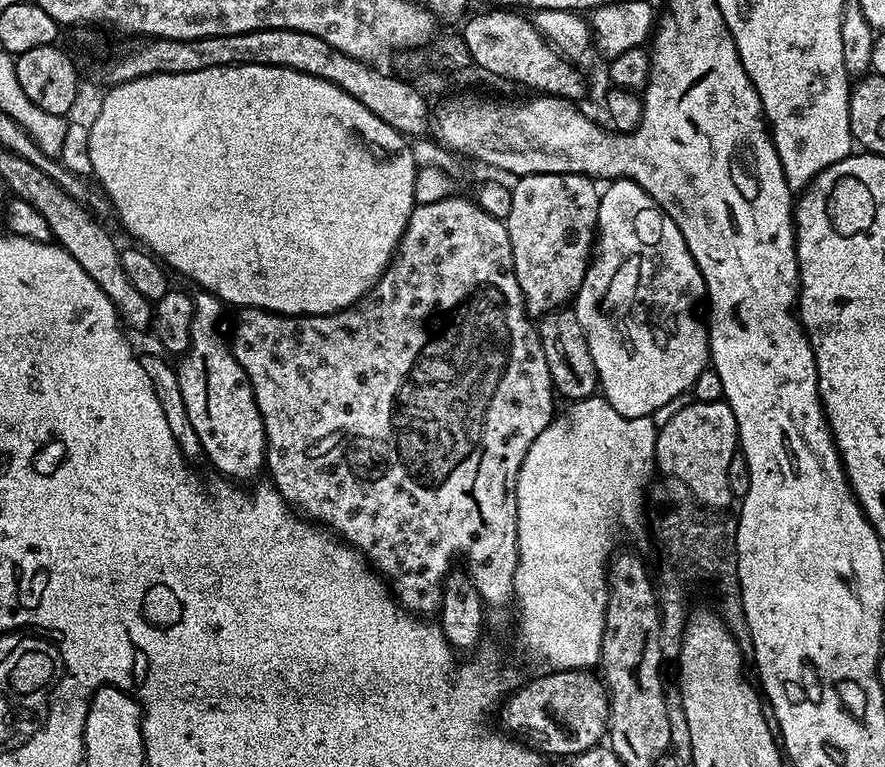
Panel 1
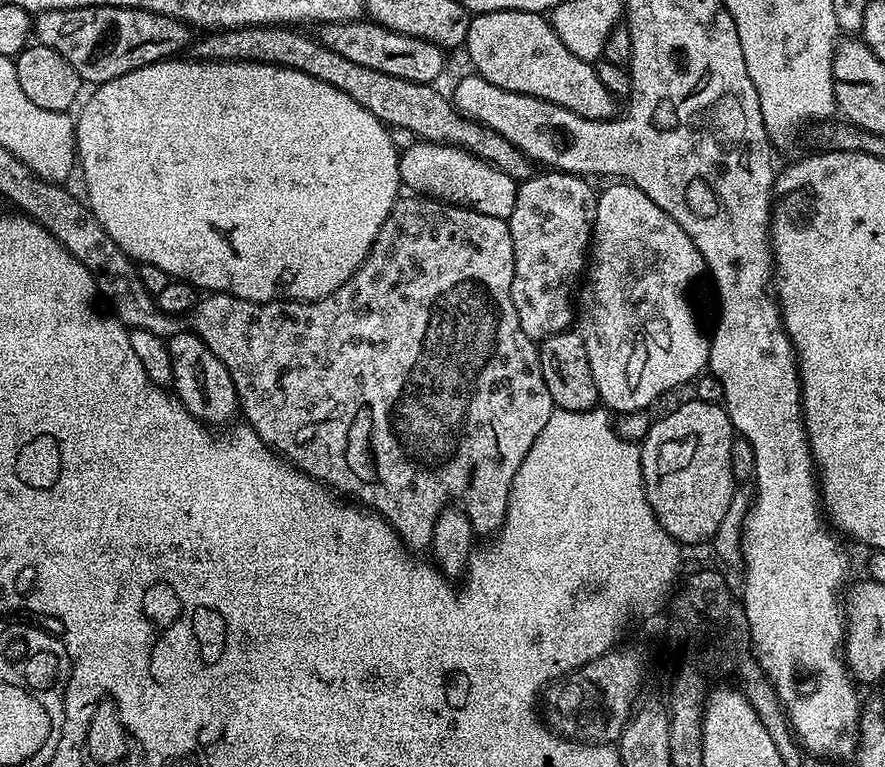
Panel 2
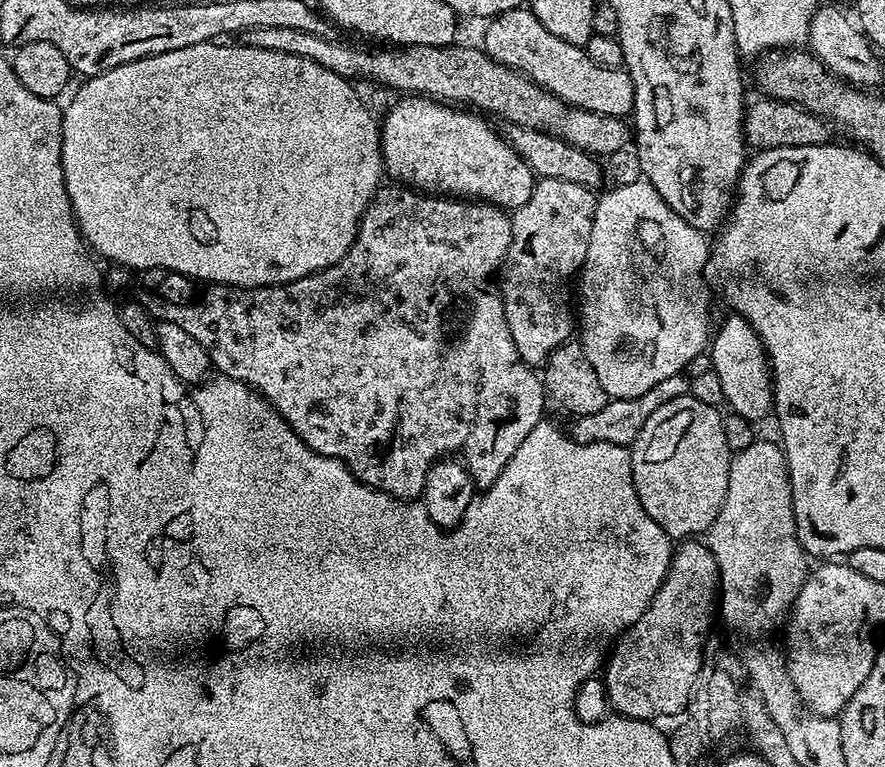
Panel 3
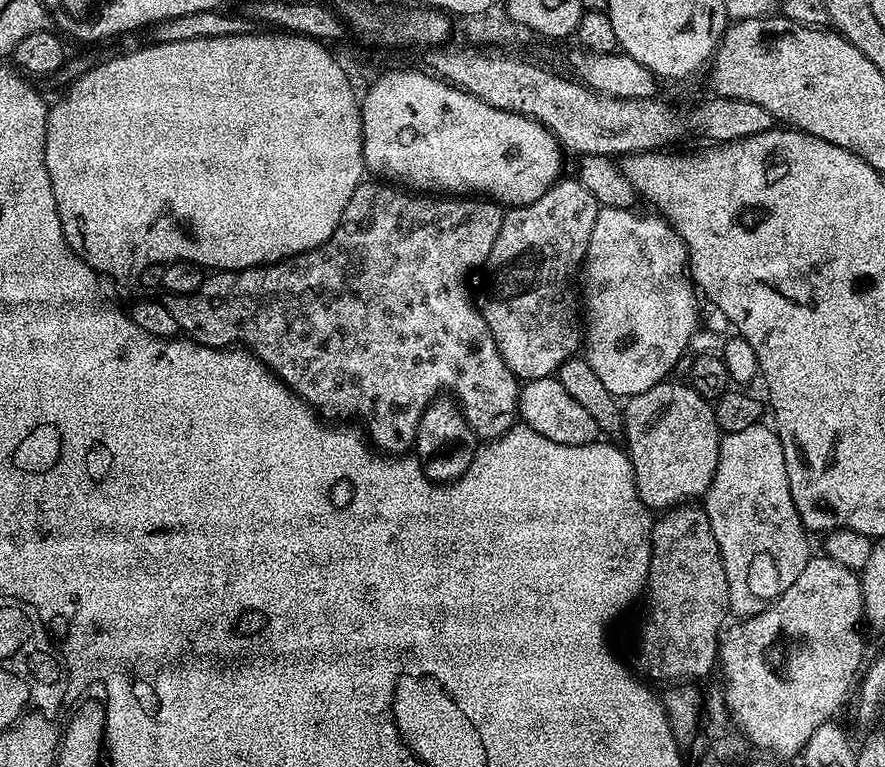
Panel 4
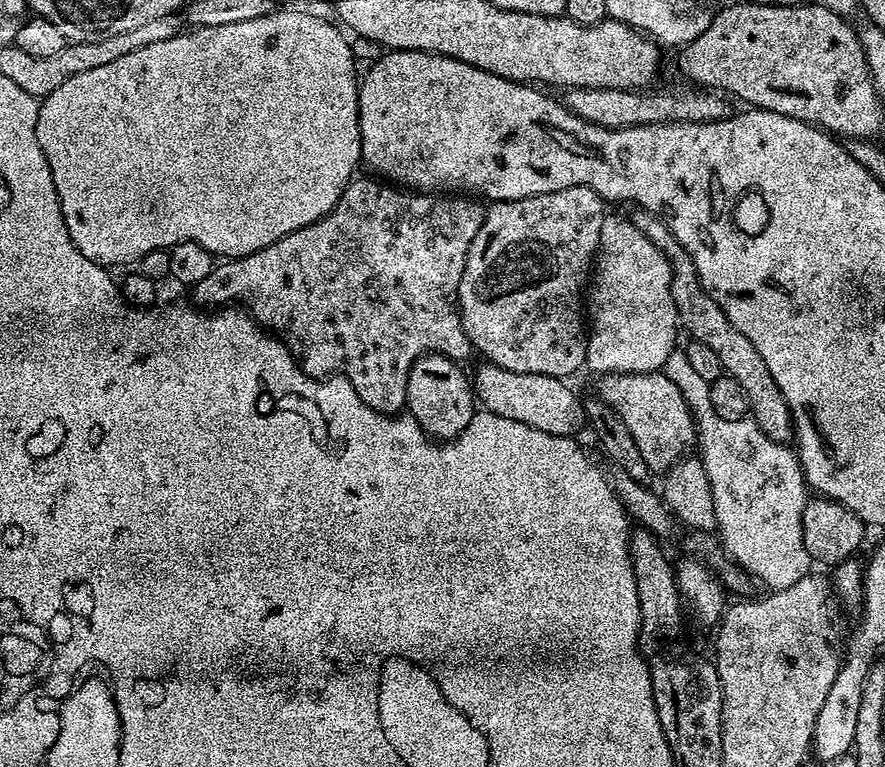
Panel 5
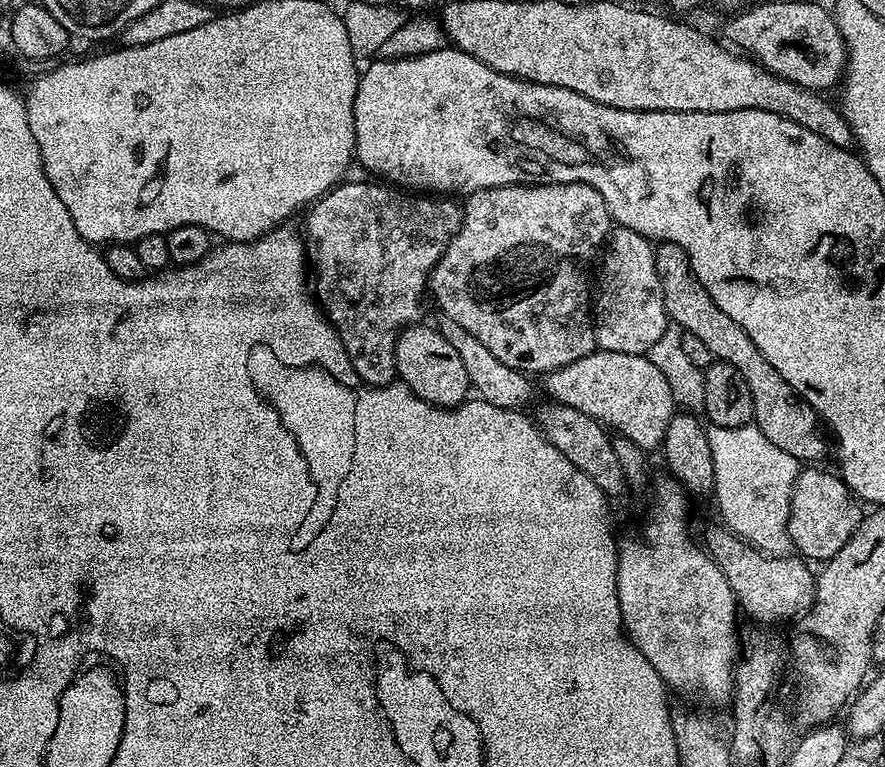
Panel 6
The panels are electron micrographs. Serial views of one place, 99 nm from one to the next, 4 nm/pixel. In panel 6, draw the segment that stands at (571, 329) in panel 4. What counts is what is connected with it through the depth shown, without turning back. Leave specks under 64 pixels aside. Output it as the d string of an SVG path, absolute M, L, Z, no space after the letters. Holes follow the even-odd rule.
M511 184L510 186L498 186L497 188L479 188L478 191L471 193L467 197L468 201L463 201L462 204L462 219L460 221L460 228L455 234L452 235L452 241L446 246L446 250L442 254L442 258L434 266L432 275L430 277L430 296L436 299L436 304L441 313L449 315L450 318L454 318L458 322L459 326L462 326L467 333L472 334L478 341L482 342L483 346L486 346L487 350L490 350L491 354L494 354L498 361L504 362L506 366L512 367L518 372L525 374L533 374L532 372L540 372L539 374L547 374L558 370L562 366L570 366L570 362L578 362L578 358L586 358L586 354L597 351L596 347L596 329L594 327L594 292L590 287L588 289L588 271L593 271L594 261L597 259L598 253L603 249L604 242L608 238L608 233L613 227L614 221L612 215L608 213L608 207L606 202L602 202L602 194L598 194L598 190L594 190L594 186L589 184Z

